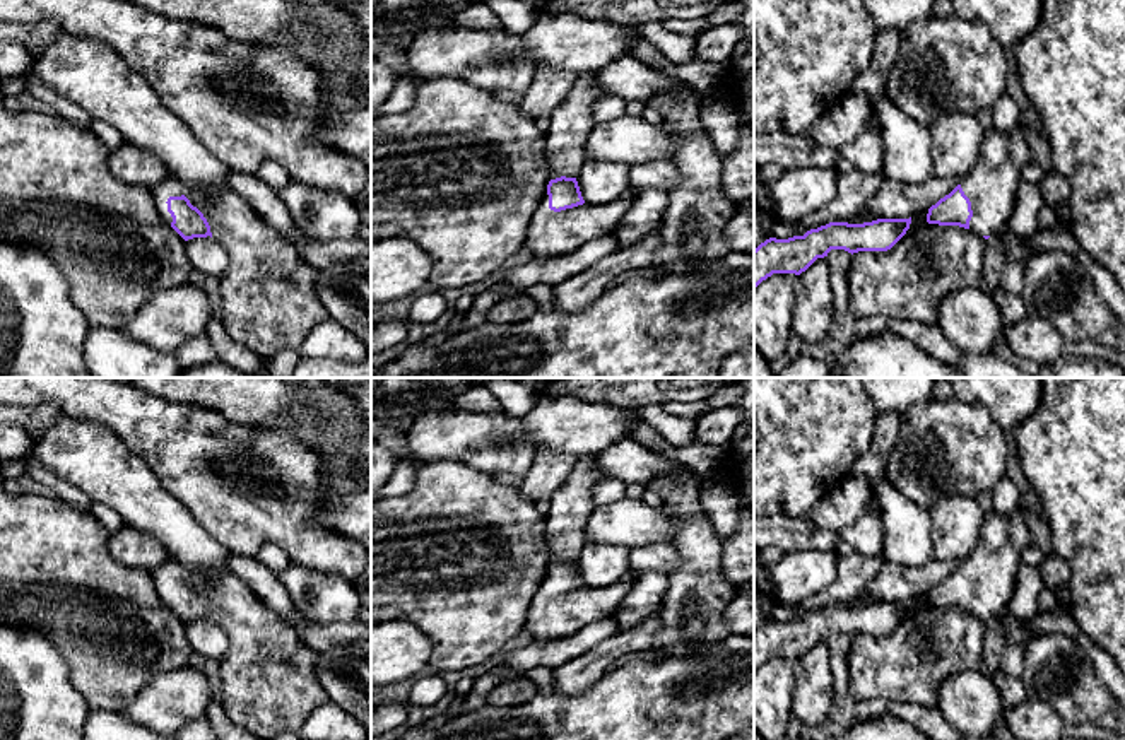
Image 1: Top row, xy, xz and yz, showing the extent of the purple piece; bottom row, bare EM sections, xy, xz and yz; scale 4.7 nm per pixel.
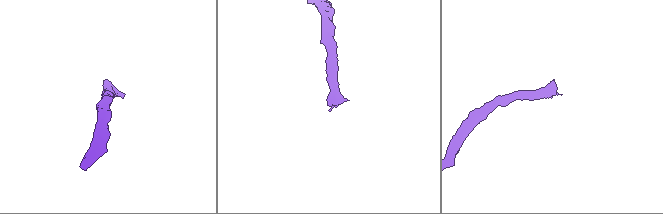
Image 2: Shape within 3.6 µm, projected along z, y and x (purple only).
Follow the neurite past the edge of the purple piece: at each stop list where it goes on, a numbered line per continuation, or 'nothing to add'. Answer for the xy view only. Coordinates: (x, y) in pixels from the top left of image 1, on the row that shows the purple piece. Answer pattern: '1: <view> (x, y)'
1: xy (269, 293)

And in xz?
1: xz (549, 233)

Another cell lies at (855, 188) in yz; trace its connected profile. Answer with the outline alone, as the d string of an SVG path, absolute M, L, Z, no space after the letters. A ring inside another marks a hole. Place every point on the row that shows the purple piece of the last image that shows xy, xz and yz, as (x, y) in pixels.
M853 167L850 173L838 176L836 197L824 208L804 217L797 224L817 229L829 222L845 220L863 208L884 181L886 176L882 173L870 174Z

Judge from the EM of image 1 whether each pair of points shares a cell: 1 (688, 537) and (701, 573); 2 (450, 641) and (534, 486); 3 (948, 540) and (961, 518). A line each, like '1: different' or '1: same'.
1: same
2: different
3: same

